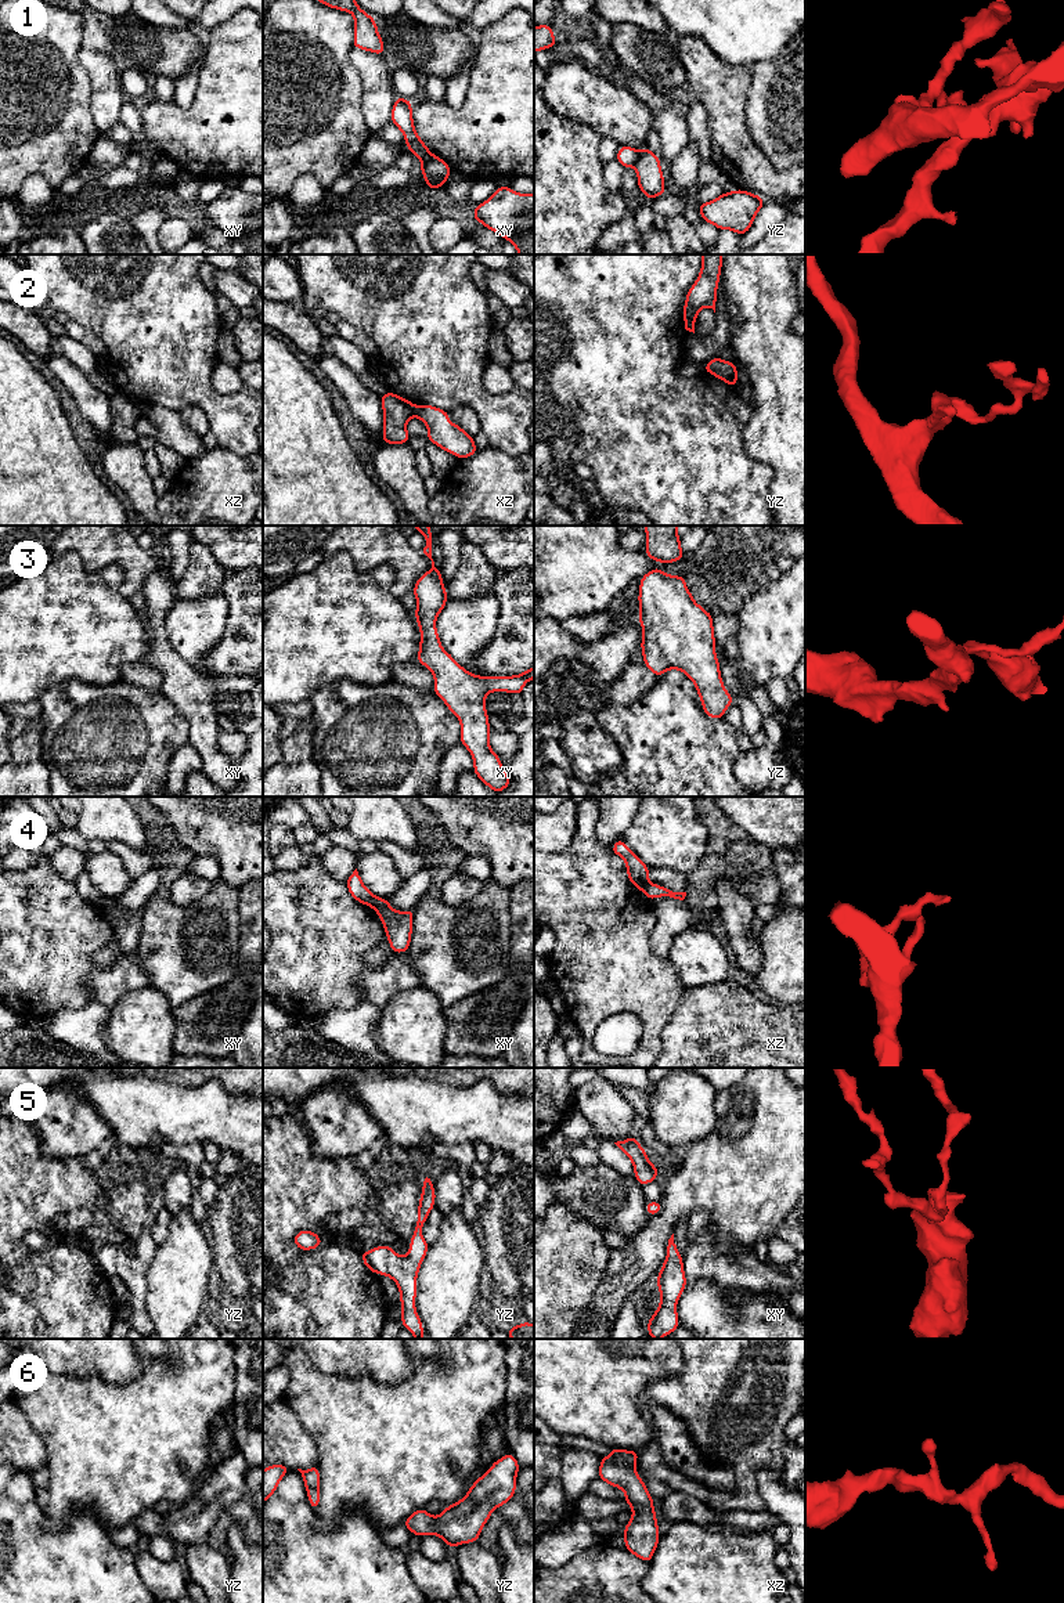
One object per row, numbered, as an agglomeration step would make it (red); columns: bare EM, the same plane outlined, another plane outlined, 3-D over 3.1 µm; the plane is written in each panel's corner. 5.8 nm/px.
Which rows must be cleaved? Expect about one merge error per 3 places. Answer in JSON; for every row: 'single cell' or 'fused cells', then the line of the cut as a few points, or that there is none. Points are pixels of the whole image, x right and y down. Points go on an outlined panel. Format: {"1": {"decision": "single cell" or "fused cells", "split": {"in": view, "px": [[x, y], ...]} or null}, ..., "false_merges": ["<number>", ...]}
{"1": {"decision": "fused cells", "split": {"in": "yz", "px": [[641, 151], [633, 165]]}}, "2": {"decision": "fused cells", "split": {"in": "xz", "px": [[415, 405], [413, 415]]}}, "3": {"decision": "single cell", "split": null}, "4": {"decision": "fused cells", "split": {"in": "xy", "px": [[377, 898], [372, 907]]}}, "5": {"decision": "single cell", "split": null}, "6": {"decision": "single cell", "split": null}, "false_merges": ["1", "2", "4"]}

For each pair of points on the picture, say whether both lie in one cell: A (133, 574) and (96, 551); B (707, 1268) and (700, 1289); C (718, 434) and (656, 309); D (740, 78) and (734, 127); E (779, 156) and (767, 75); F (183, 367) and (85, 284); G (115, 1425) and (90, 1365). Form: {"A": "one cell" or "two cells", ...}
{"A": "one cell", "B": "two cells", "C": "one cell", "D": "one cell", "E": "one cell", "F": "one cell", "G": "two cells"}

